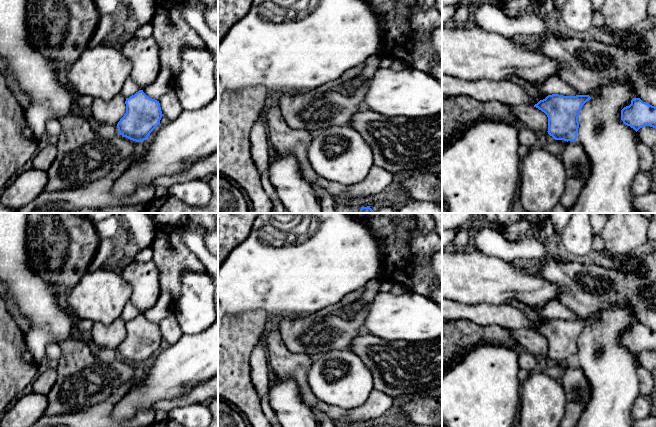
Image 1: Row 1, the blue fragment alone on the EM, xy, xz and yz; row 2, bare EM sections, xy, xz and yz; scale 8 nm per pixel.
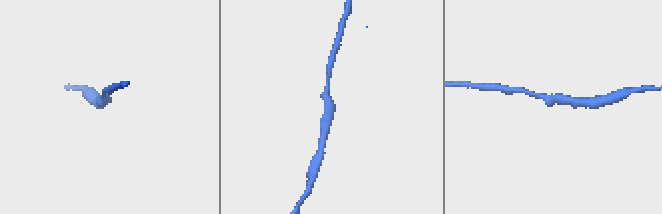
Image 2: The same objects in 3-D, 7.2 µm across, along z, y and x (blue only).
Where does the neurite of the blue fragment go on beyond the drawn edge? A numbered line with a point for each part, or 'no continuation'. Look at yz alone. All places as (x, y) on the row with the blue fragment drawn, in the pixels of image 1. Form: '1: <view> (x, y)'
no continuation

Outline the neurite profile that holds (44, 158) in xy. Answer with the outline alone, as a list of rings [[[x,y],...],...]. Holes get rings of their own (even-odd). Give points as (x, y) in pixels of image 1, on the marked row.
[[[49,144],[48,146],[39,149],[37,154],[30,161],[30,167],[37,170],[47,171],[55,160],[56,155],[56,146]]]

